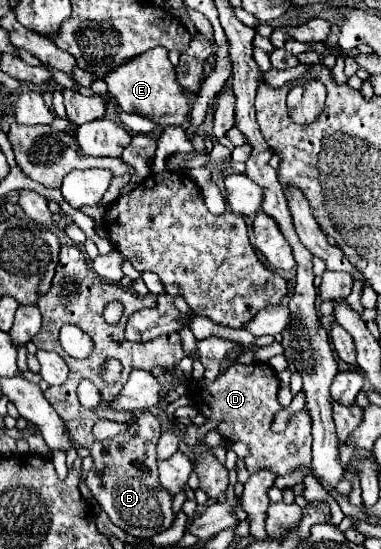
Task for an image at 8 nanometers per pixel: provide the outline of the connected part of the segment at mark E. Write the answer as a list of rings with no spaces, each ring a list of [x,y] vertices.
[[[153,48],[149,52],[143,52],[143,56],[135,56],[133,60],[121,64],[113,72],[105,76],[105,82],[109,86],[109,92],[117,100],[117,104],[131,114],[139,114],[155,122],[159,130],[167,126],[183,126],[187,114],[189,114],[189,104],[187,104],[187,94],[183,92],[181,84],[177,82],[175,68],[167,58],[165,48]]]

